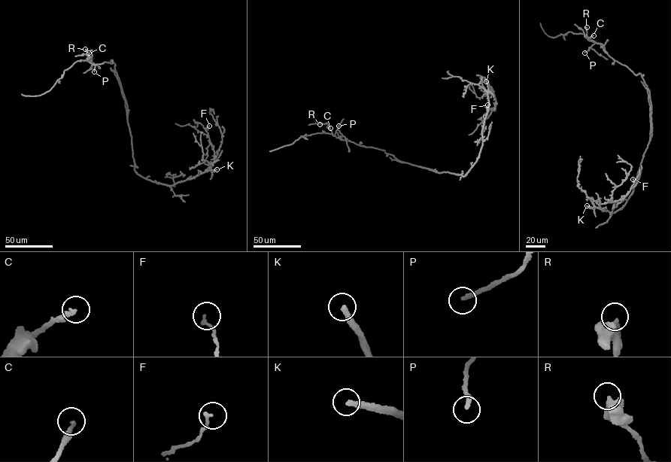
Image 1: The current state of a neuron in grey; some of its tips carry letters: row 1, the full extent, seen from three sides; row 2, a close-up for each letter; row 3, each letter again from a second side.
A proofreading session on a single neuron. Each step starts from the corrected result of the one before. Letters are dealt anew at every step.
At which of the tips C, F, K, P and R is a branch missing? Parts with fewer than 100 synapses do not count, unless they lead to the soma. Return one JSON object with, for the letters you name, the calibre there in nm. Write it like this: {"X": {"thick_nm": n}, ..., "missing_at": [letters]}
{"K": {"thick_nm": 280}, "missing_at": ["K"]}

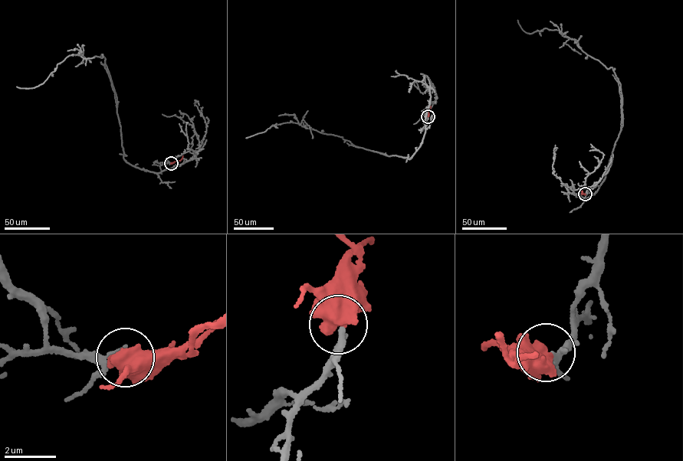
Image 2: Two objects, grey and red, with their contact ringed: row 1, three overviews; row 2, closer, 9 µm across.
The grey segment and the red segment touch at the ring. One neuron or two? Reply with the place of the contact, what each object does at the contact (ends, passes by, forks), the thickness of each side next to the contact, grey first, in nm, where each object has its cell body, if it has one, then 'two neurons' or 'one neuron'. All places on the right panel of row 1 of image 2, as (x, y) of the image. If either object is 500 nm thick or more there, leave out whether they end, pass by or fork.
place (585, 194); calibres 180 and 550 nm; soma grey none; soma red none; one neuron

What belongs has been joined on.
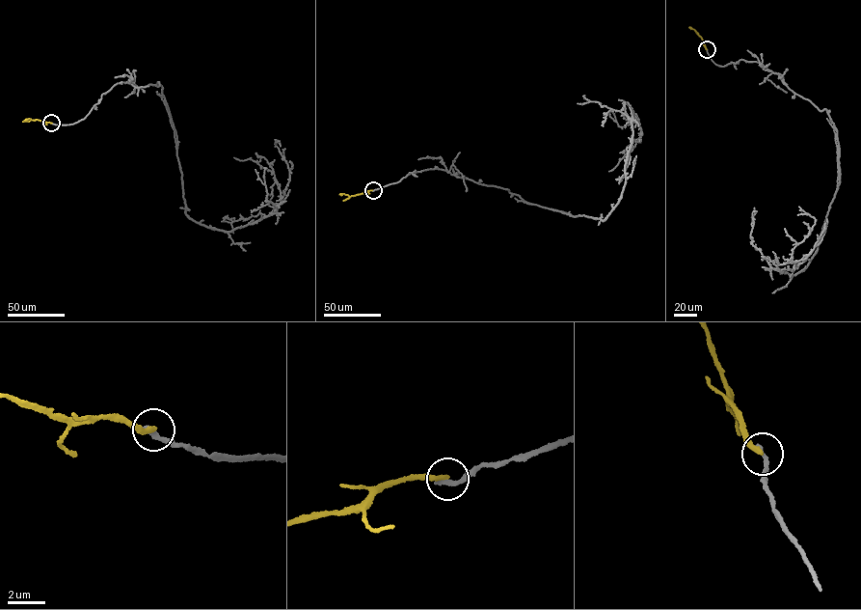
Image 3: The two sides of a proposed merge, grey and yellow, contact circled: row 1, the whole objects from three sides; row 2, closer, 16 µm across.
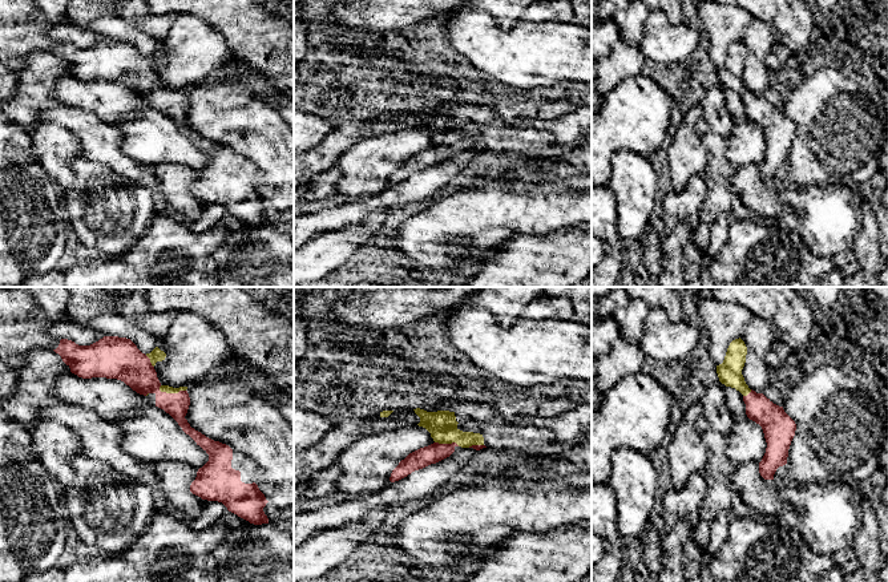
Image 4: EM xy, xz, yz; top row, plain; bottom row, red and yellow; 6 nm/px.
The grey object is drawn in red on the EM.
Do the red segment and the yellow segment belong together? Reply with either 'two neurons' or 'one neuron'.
two neurons

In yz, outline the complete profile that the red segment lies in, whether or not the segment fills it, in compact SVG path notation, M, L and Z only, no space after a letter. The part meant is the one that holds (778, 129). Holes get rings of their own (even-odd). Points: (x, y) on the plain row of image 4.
M751 92L743 98L743 104L747 120L762 129L767 145L766 155L759 165L759 175L764 182L774 182L776 171L787 166L796 126L783 109L774 106L763 96Z

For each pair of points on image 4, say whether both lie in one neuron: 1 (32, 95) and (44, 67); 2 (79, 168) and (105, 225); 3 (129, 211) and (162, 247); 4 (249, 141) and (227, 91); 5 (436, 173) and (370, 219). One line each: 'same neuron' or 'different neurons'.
1: same neuron
2: same neuron
3: different neurons
4: same neuron
5: different neurons

